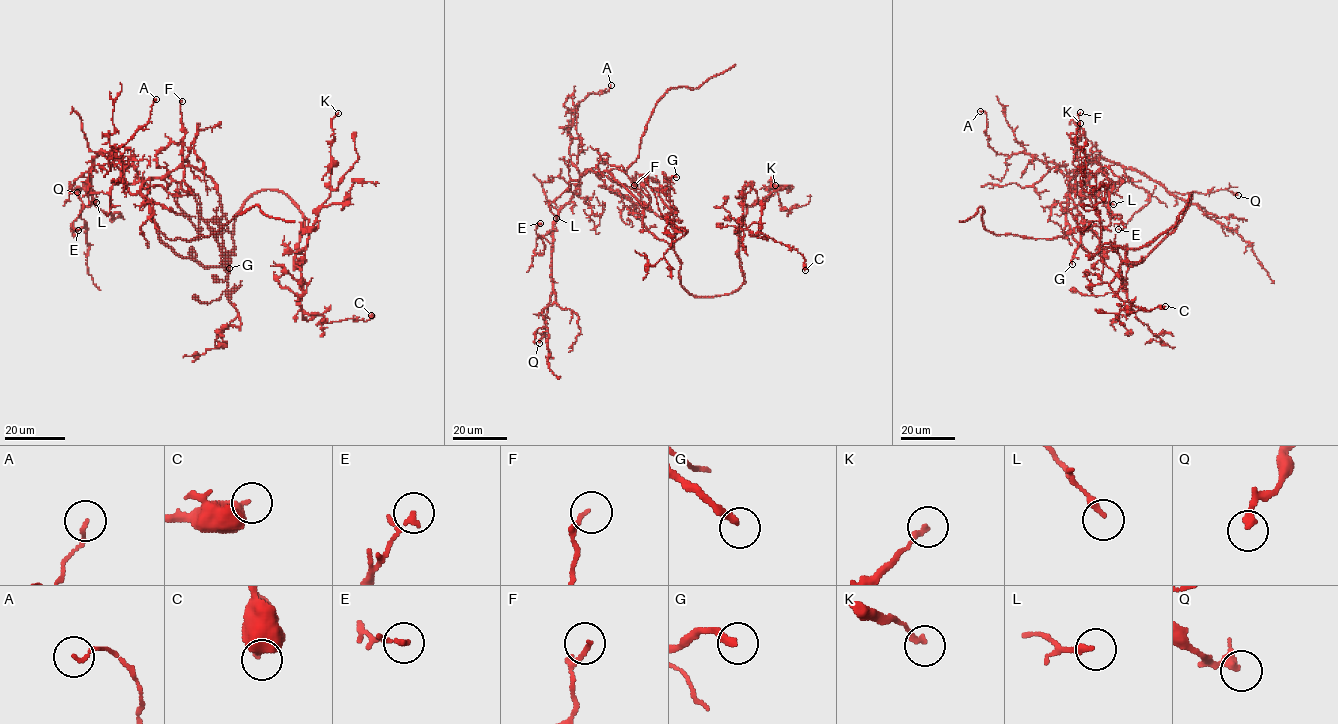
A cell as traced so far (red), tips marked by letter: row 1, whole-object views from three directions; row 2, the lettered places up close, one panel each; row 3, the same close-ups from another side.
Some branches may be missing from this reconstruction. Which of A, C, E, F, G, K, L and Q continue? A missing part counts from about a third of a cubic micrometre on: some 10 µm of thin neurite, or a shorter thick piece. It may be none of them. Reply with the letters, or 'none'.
none

